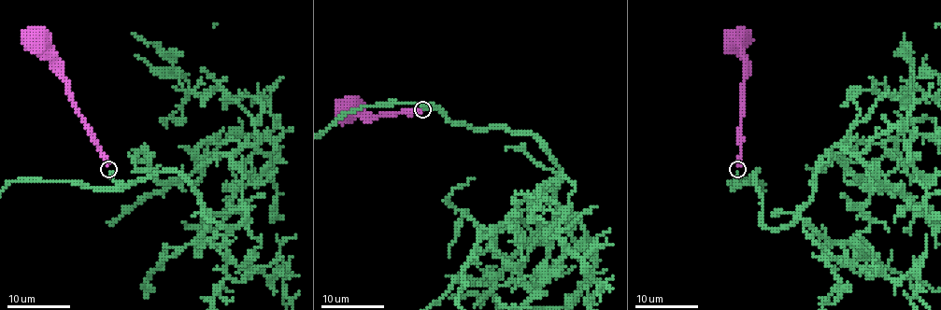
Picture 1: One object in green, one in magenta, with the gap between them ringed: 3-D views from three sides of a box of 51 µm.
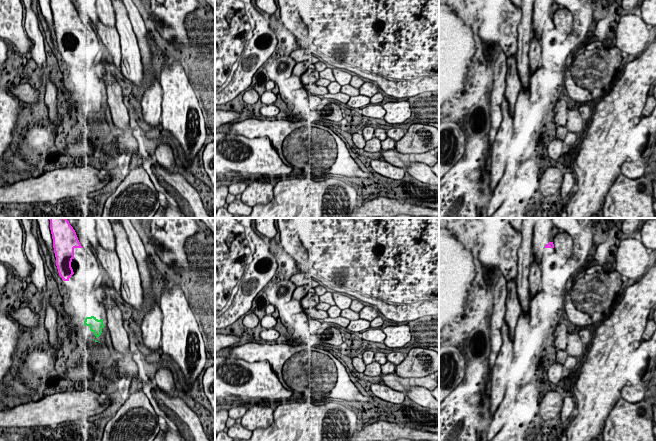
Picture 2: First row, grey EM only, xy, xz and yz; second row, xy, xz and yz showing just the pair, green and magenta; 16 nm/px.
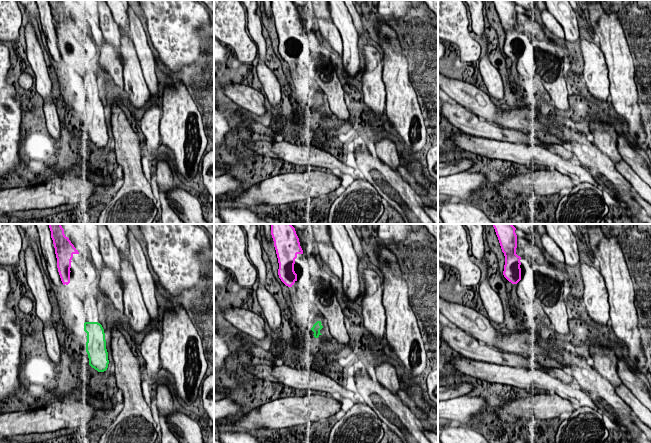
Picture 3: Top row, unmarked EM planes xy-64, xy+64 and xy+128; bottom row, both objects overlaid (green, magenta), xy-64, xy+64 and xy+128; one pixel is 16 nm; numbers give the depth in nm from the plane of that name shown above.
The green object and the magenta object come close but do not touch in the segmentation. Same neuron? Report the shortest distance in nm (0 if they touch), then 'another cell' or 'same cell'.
650 nm | same cell

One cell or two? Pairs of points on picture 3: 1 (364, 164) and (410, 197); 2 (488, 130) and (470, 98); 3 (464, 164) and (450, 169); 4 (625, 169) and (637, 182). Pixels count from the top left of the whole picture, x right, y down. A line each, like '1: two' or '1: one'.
1: one
2: two
3: one
4: one

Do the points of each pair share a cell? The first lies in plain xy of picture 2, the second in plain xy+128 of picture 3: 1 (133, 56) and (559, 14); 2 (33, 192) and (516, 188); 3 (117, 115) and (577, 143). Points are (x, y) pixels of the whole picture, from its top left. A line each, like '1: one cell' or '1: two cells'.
1: one cell
2: one cell
3: two cells

